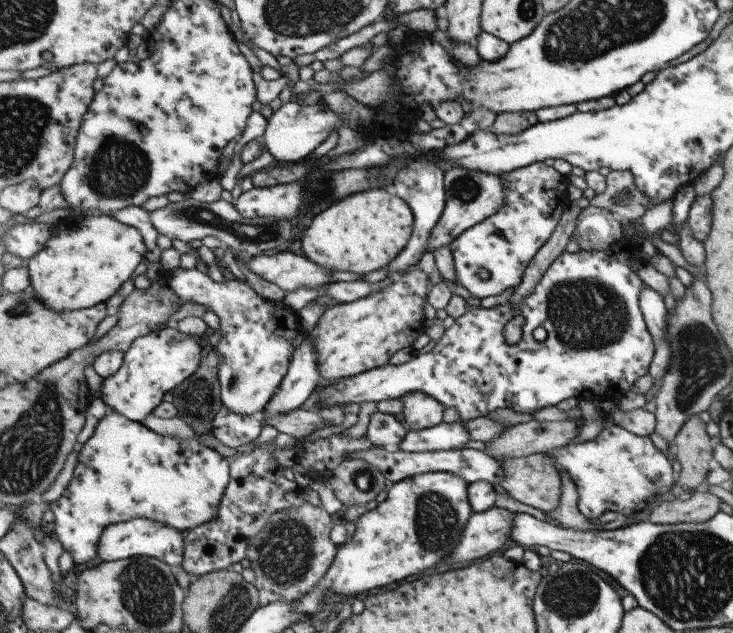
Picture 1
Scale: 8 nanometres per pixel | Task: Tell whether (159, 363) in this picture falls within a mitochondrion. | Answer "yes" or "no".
no

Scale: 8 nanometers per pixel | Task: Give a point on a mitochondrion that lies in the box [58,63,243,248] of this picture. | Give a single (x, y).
(117, 169)

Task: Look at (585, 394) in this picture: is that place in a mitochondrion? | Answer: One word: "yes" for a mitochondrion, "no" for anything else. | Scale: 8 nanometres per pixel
no

